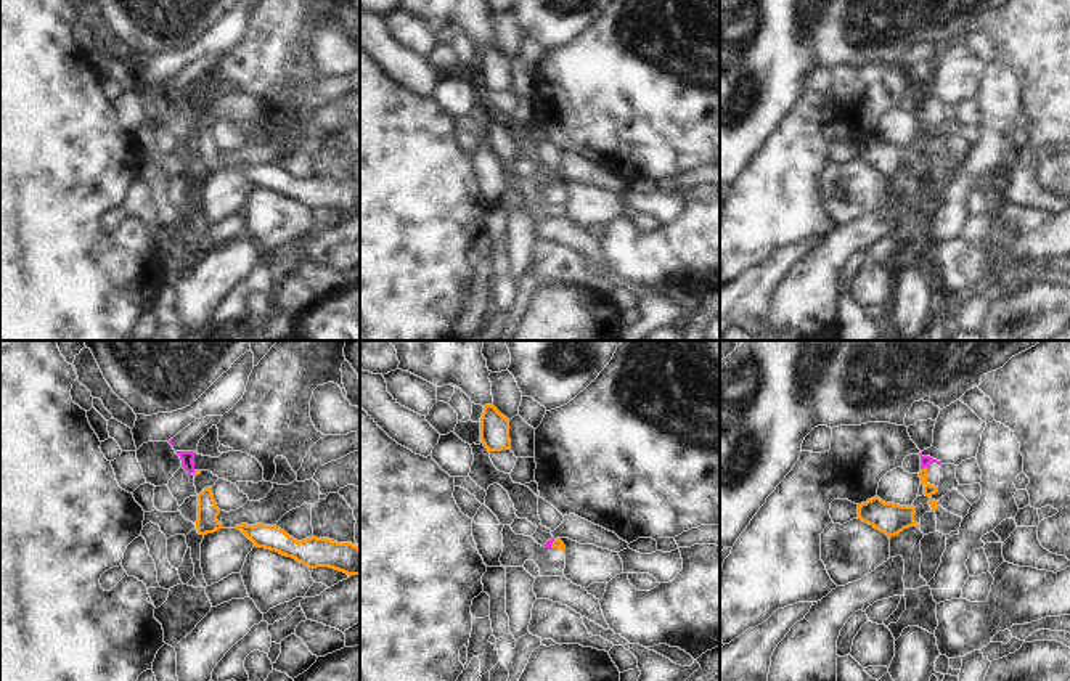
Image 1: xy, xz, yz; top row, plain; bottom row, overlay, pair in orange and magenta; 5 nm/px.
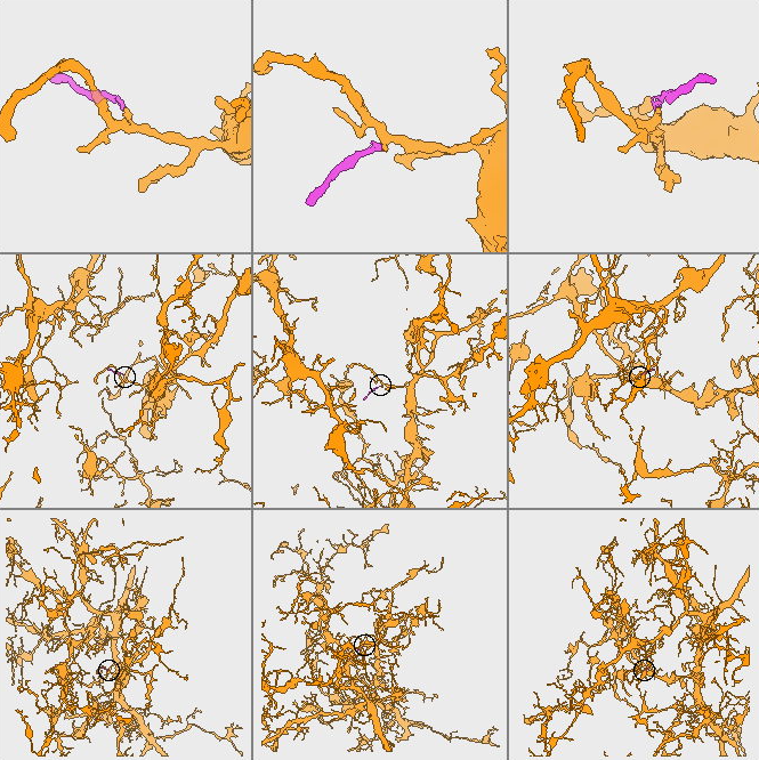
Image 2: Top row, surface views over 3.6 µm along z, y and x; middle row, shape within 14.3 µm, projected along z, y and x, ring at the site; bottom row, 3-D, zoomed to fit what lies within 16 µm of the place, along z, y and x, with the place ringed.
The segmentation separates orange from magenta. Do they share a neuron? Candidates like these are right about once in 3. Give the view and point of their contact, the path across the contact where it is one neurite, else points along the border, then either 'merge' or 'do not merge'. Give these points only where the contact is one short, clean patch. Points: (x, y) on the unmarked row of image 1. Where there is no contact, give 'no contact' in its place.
meets orange in yz at (924, 108); runs through yz (929, 130), (924, 122), (924, 108), (924, 100); merge

